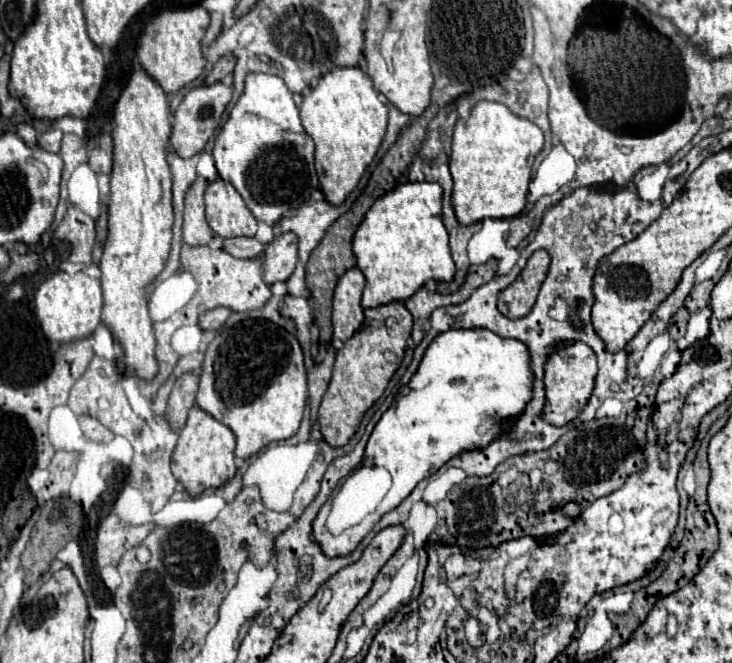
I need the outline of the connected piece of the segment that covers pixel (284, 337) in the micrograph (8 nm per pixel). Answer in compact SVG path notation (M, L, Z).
M262 319L222 329L206 349L196 403L236 435L236 457L248 459L272 441L292 437L306 407L306 369L298 339Z

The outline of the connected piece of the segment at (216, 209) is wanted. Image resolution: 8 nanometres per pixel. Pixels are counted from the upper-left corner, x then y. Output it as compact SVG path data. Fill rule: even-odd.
M216 177L204 191L206 221L220 237L254 237L256 219L236 193L232 183Z

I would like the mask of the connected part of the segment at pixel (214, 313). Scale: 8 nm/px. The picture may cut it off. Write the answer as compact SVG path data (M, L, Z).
M224 307L210 309L210 311L206 311L206 313L200 317L198 327L204 329L204 331L208 331L208 329L220 329L220 327L224 325L224 321L228 319L230 313L232 313L232 311L230 311L230 309L224 309Z

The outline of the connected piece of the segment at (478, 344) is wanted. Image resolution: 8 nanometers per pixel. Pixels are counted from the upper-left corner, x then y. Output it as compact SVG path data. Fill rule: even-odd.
M482 327L450 329L436 335L428 345L408 387L410 393L400 397L380 417L364 451L363 461L376 457L392 473L392 489L376 507L376 513L340 537L332 537L326 529L320 529L320 513L316 515L310 537L326 557L350 555L382 515L396 509L422 479L436 473L456 453L472 449L472 445L480 449L492 437L498 437L506 429L504 425L510 425L532 397L530 353L524 343L498 337Z

